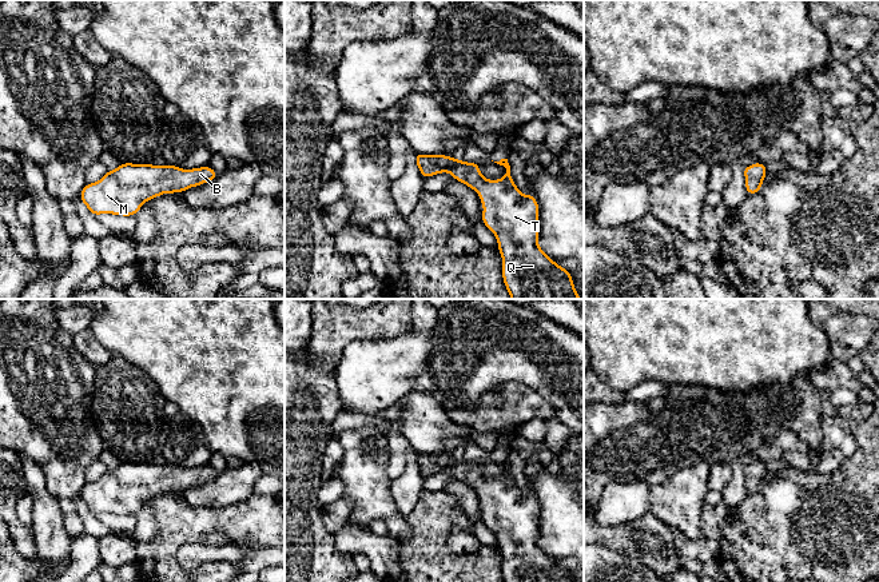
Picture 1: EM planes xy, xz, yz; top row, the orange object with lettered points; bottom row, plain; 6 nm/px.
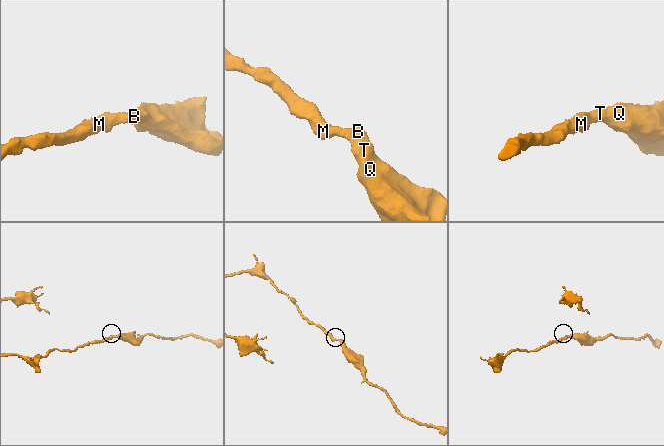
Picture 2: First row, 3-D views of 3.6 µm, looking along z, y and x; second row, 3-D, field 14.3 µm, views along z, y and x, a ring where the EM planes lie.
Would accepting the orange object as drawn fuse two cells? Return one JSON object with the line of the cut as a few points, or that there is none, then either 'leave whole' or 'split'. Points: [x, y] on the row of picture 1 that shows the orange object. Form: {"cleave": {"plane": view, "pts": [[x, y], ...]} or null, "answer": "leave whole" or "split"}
{"cleave": null, "answer": "leave whole"}

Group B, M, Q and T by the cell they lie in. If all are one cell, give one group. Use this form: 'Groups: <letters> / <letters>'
Groups: B M Q T

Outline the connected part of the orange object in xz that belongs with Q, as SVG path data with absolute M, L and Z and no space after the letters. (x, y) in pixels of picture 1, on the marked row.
M415 152L415 164L423 179L450 172L454 180L474 190L485 207L482 223L498 242L502 256L502 279L512 299L581 299L574 290L573 279L566 268L560 267L538 247L540 206L533 195L524 195L513 182L508 159L494 162L506 170L502 179L489 180L481 175L478 163L461 162L448 155L423 155Z

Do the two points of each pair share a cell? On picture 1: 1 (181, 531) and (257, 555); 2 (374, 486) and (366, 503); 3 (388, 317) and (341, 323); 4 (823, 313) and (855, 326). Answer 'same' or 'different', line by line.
1: different
2: same
3: same
4: same

